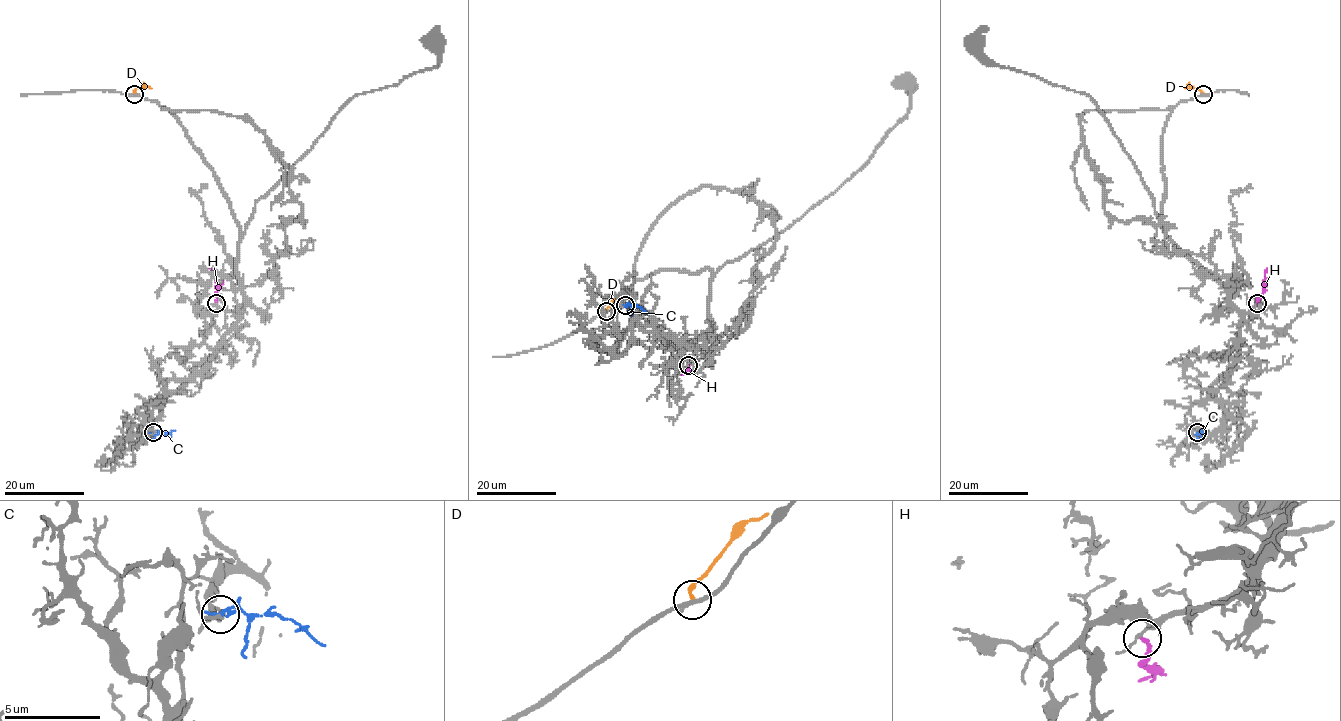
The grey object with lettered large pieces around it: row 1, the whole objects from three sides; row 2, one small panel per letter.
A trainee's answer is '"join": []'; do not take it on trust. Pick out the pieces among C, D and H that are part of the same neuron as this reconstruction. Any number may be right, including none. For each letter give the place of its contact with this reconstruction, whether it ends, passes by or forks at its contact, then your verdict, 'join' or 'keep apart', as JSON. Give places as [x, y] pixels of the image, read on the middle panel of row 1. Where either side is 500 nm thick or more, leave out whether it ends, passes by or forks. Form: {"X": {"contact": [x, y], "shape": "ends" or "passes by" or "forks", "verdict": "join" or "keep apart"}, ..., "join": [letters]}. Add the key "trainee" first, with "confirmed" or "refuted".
{"trainee": "refuted", "C": {"contact": [625, 305], "shape": "passes by", "verdict": "keep apart"}, "D": {"contact": [606, 311], "shape": "ends", "verdict": "keep apart"}, "H": {"contact": [688, 365], "shape": "ends", "verdict": "join"}, "join": ["H"]}

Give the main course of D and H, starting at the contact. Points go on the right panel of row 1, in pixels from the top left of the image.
D: (1203, 94), (1193, 87), (1185, 88)
H: (1257, 303), (1262, 295), (1266, 269)

